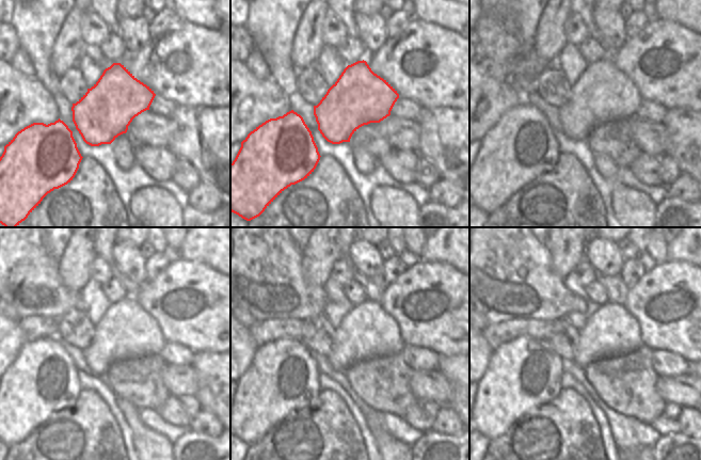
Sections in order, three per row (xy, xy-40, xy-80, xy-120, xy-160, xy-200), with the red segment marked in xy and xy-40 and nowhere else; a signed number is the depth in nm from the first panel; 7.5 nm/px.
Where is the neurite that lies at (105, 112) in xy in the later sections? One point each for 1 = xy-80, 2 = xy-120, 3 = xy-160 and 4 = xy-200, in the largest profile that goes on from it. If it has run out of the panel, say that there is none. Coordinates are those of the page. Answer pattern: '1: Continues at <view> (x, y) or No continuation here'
1: Continues at xy-80 (603, 93)
2: Continues at xy-120 (125, 331)
3: Continues at xy-160 (367, 331)
4: Continues at xy-200 (611, 330).

